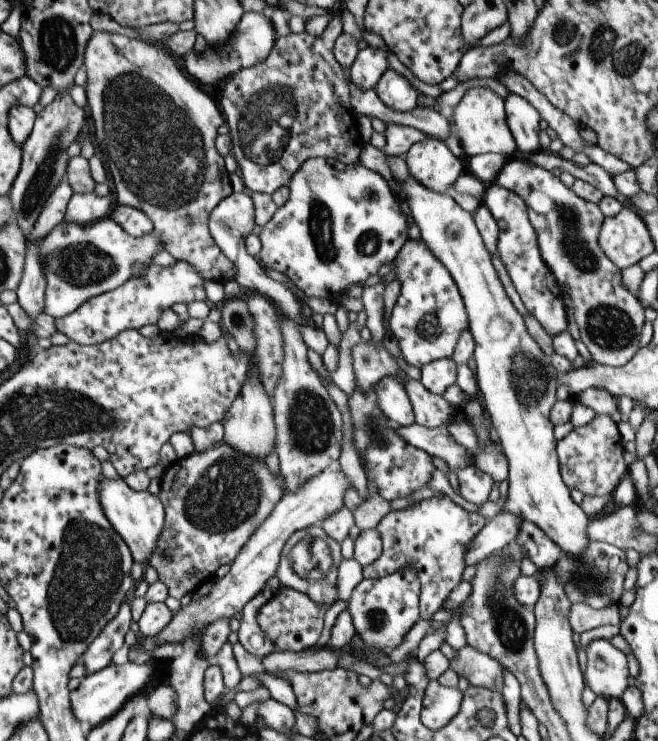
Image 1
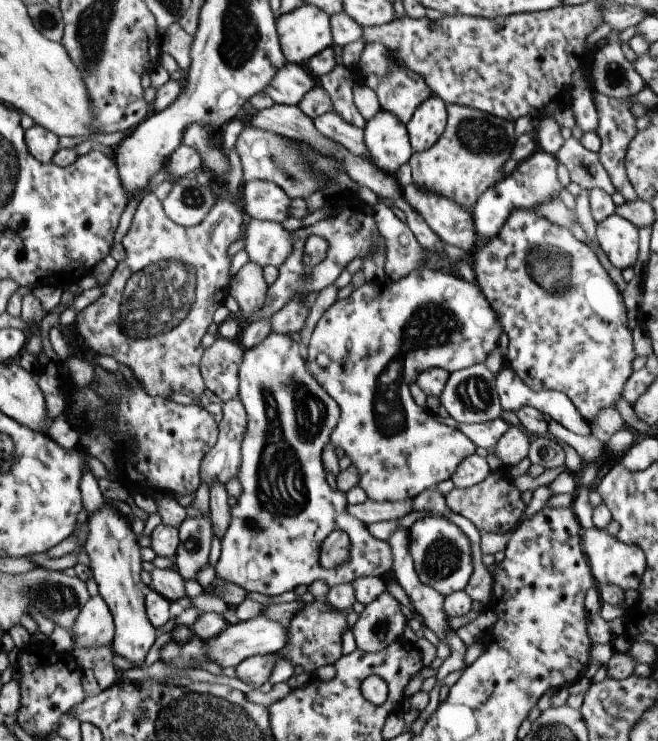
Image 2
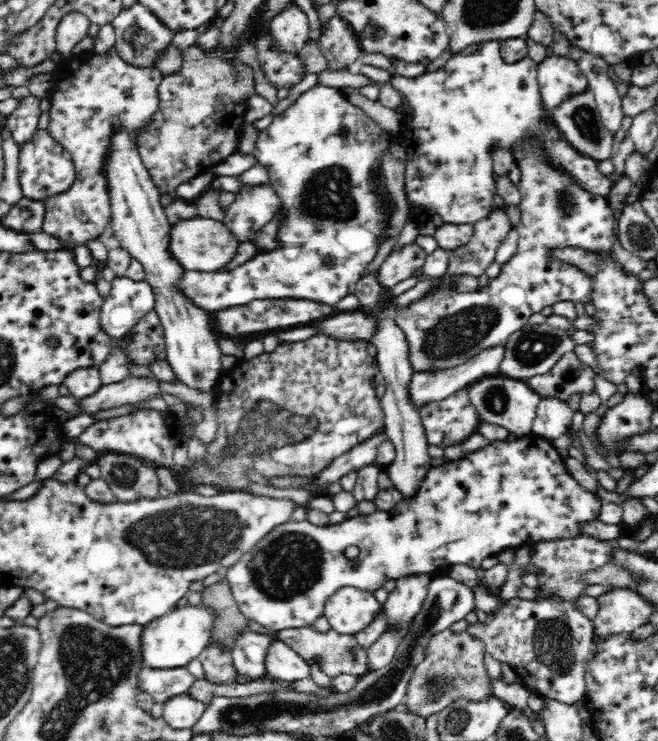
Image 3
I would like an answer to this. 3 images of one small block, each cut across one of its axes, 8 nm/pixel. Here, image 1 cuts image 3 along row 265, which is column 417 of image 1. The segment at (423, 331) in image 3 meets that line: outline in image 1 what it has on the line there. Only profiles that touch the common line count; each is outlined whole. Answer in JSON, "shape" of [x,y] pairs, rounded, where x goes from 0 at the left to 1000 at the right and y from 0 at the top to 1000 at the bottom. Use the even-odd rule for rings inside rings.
{"shape":[[[676,668],[640,673],[619,686],[591,690],[571,707],[573,718],[576,718],[576,725],[579,726],[579,748],[573,752],[573,756],[550,765],[550,776],[555,781],[571,781],[612,767],[614,761],[625,762],[628,769],[631,769],[631,775],[634,775],[638,788],[638,800],[635,802],[637,834],[653,837],[655,830],[663,823],[667,823],[670,815],[676,812],[679,802],[702,784],[701,772],[707,767],[704,748],[710,742],[710,734],[722,726],[725,718],[734,713],[736,707],[737,699],[728,696],[725,690],[707,690]]]}

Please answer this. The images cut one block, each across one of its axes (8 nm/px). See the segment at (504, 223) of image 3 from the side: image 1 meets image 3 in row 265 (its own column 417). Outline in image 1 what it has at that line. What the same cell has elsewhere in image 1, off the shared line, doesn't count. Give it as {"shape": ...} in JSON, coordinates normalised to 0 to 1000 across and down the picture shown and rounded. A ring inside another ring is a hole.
{"shape":[[[538,521],[535,530],[527,533],[527,548],[540,611],[558,648],[568,653],[573,667],[587,676],[594,676],[599,672],[612,672],[646,656],[661,633],[658,621],[647,610],[612,596],[603,586],[599,586],[597,578],[587,574],[588,564],[573,548],[568,521],[558,529],[546,529],[543,521]]]}

